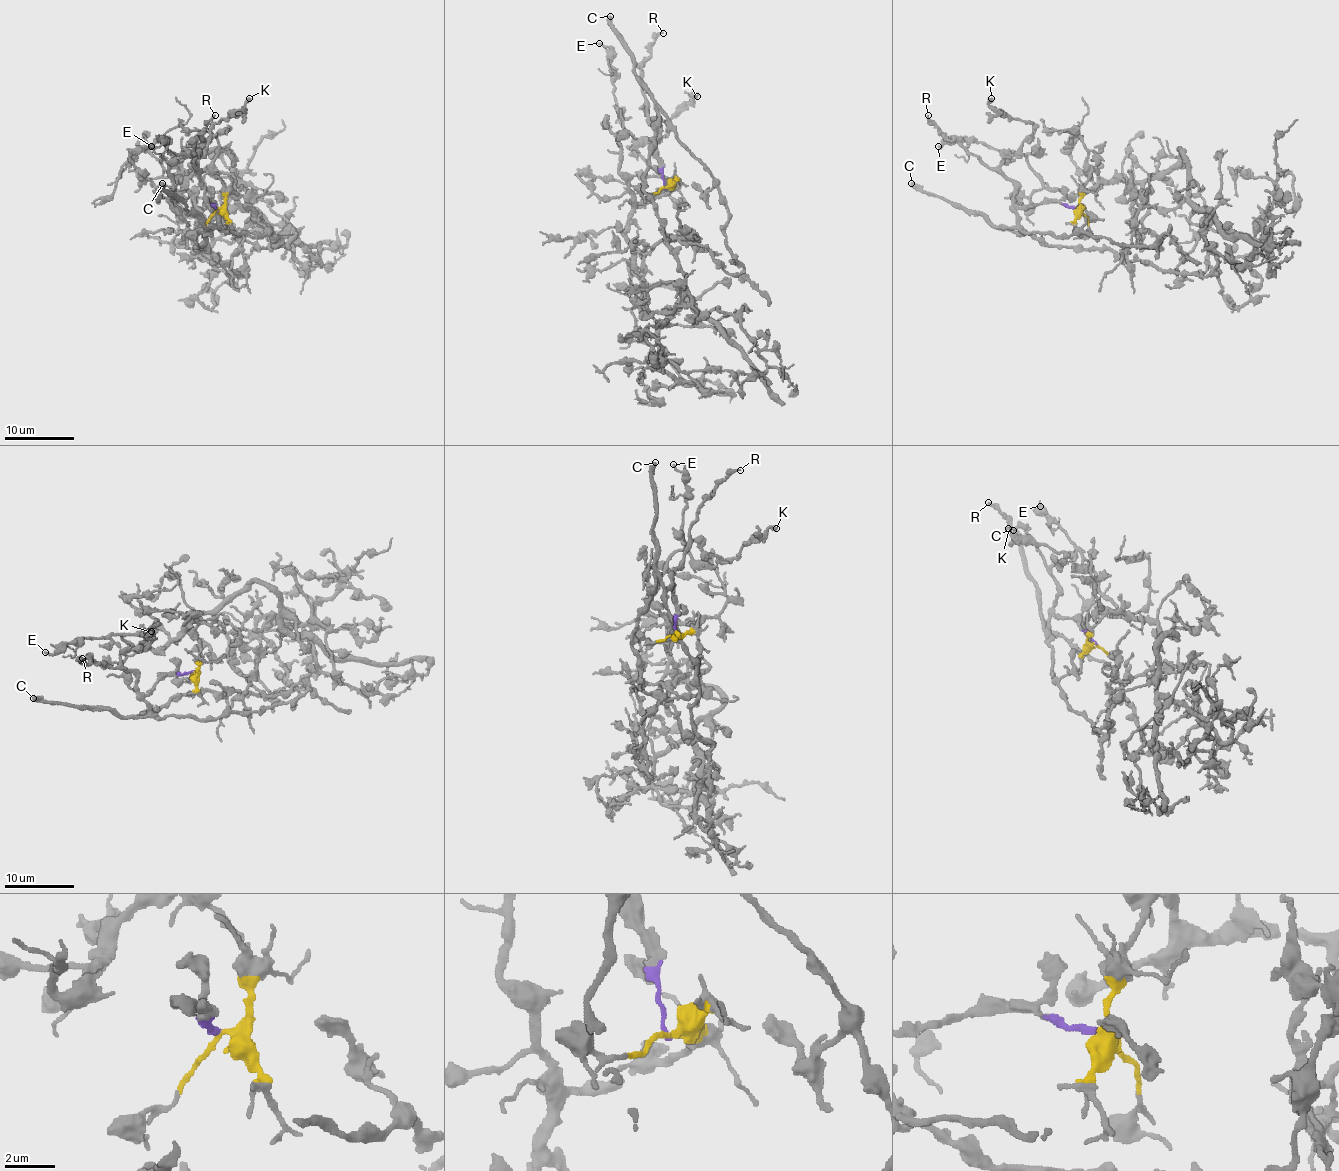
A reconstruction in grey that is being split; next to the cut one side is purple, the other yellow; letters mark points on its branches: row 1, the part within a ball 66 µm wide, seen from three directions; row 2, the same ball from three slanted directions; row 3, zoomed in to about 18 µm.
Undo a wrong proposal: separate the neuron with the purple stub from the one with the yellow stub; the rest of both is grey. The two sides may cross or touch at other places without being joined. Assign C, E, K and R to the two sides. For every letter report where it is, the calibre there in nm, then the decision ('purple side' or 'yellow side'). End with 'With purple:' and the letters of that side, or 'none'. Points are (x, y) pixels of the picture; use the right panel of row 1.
C: (911, 183) | 460 nm | purple side
E: (938, 146) | 160 nm | yellow side
K: (991, 98) | 400 nm | purple side
R: (928, 115) | 200 nm | purple side
With purple: C, K, R

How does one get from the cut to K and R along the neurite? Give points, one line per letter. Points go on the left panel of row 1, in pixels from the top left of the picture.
K: (217, 209), (208, 204), (211, 207), (192, 160), (206, 146), (213, 125), (222, 118), (232, 116), (248, 97)
R: (217, 209), (208, 204), (211, 207), (194, 165), (194, 143), (203, 139), (203, 130), (215, 115)

